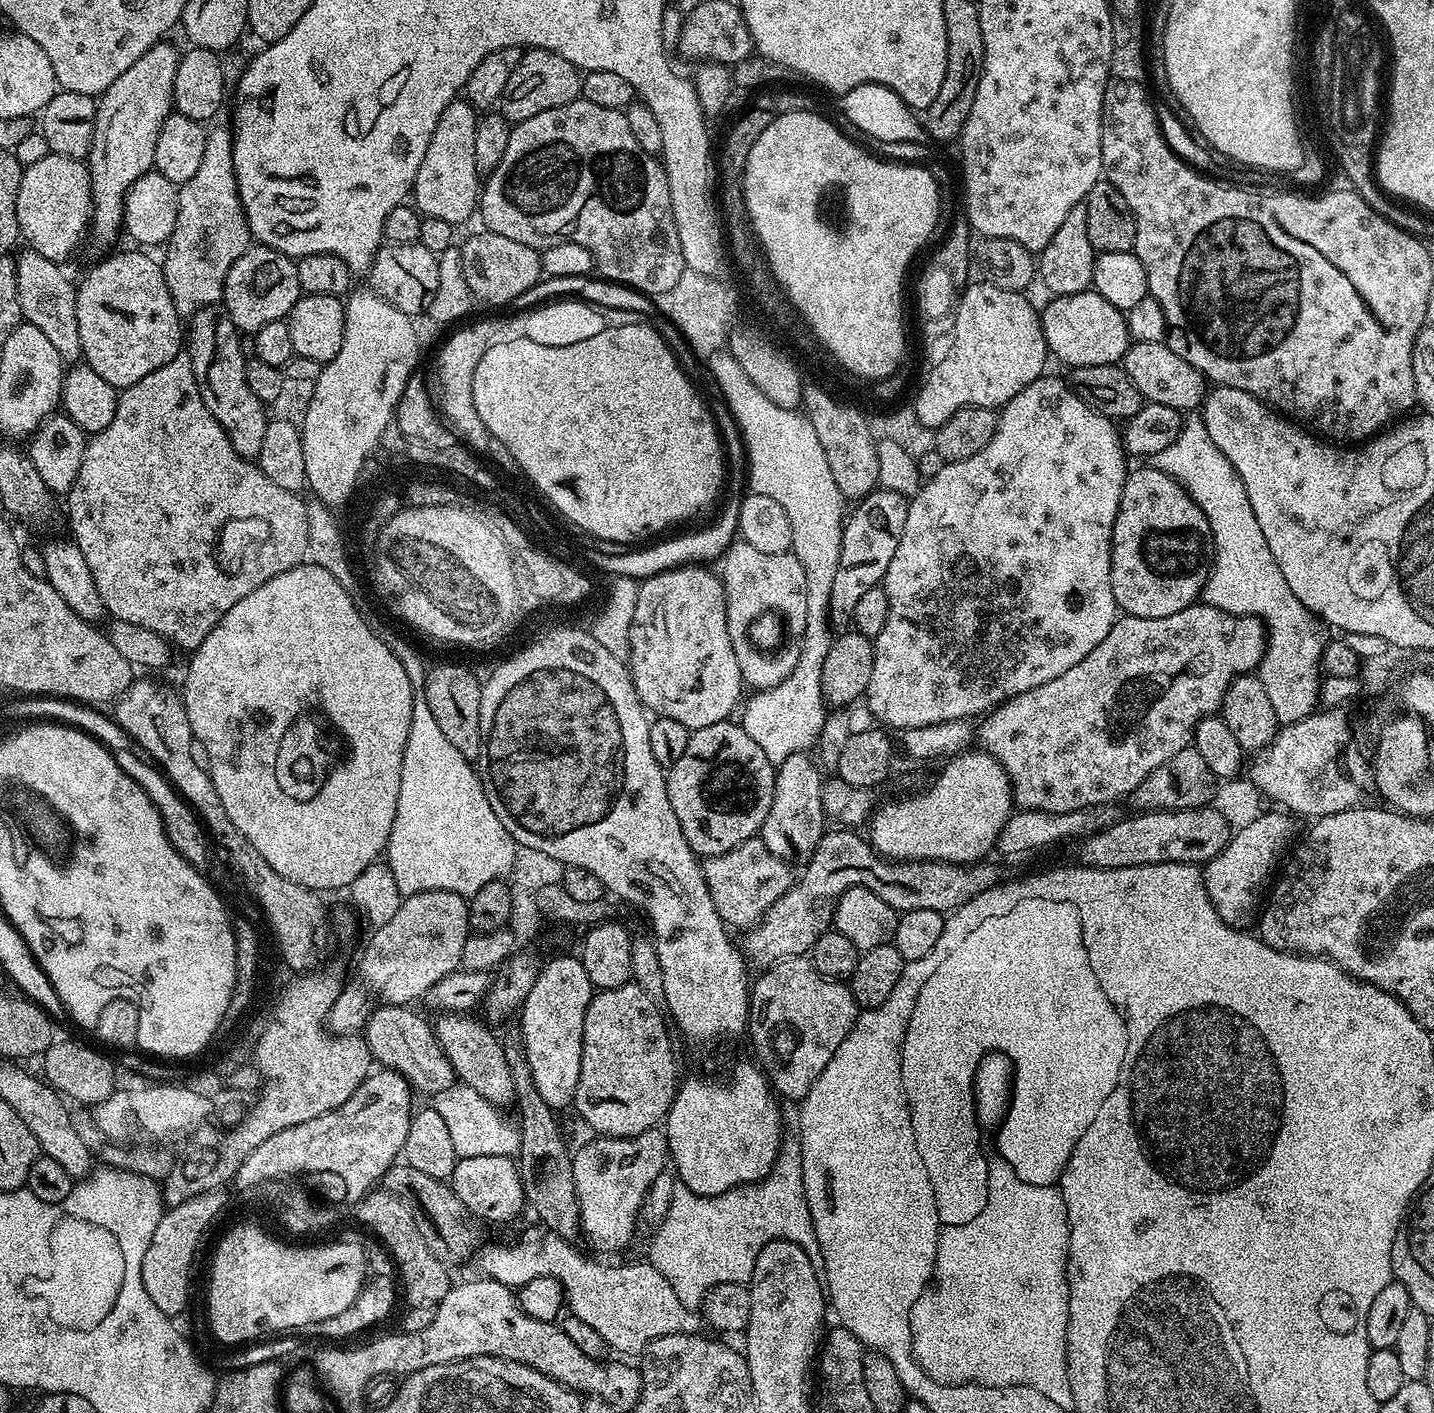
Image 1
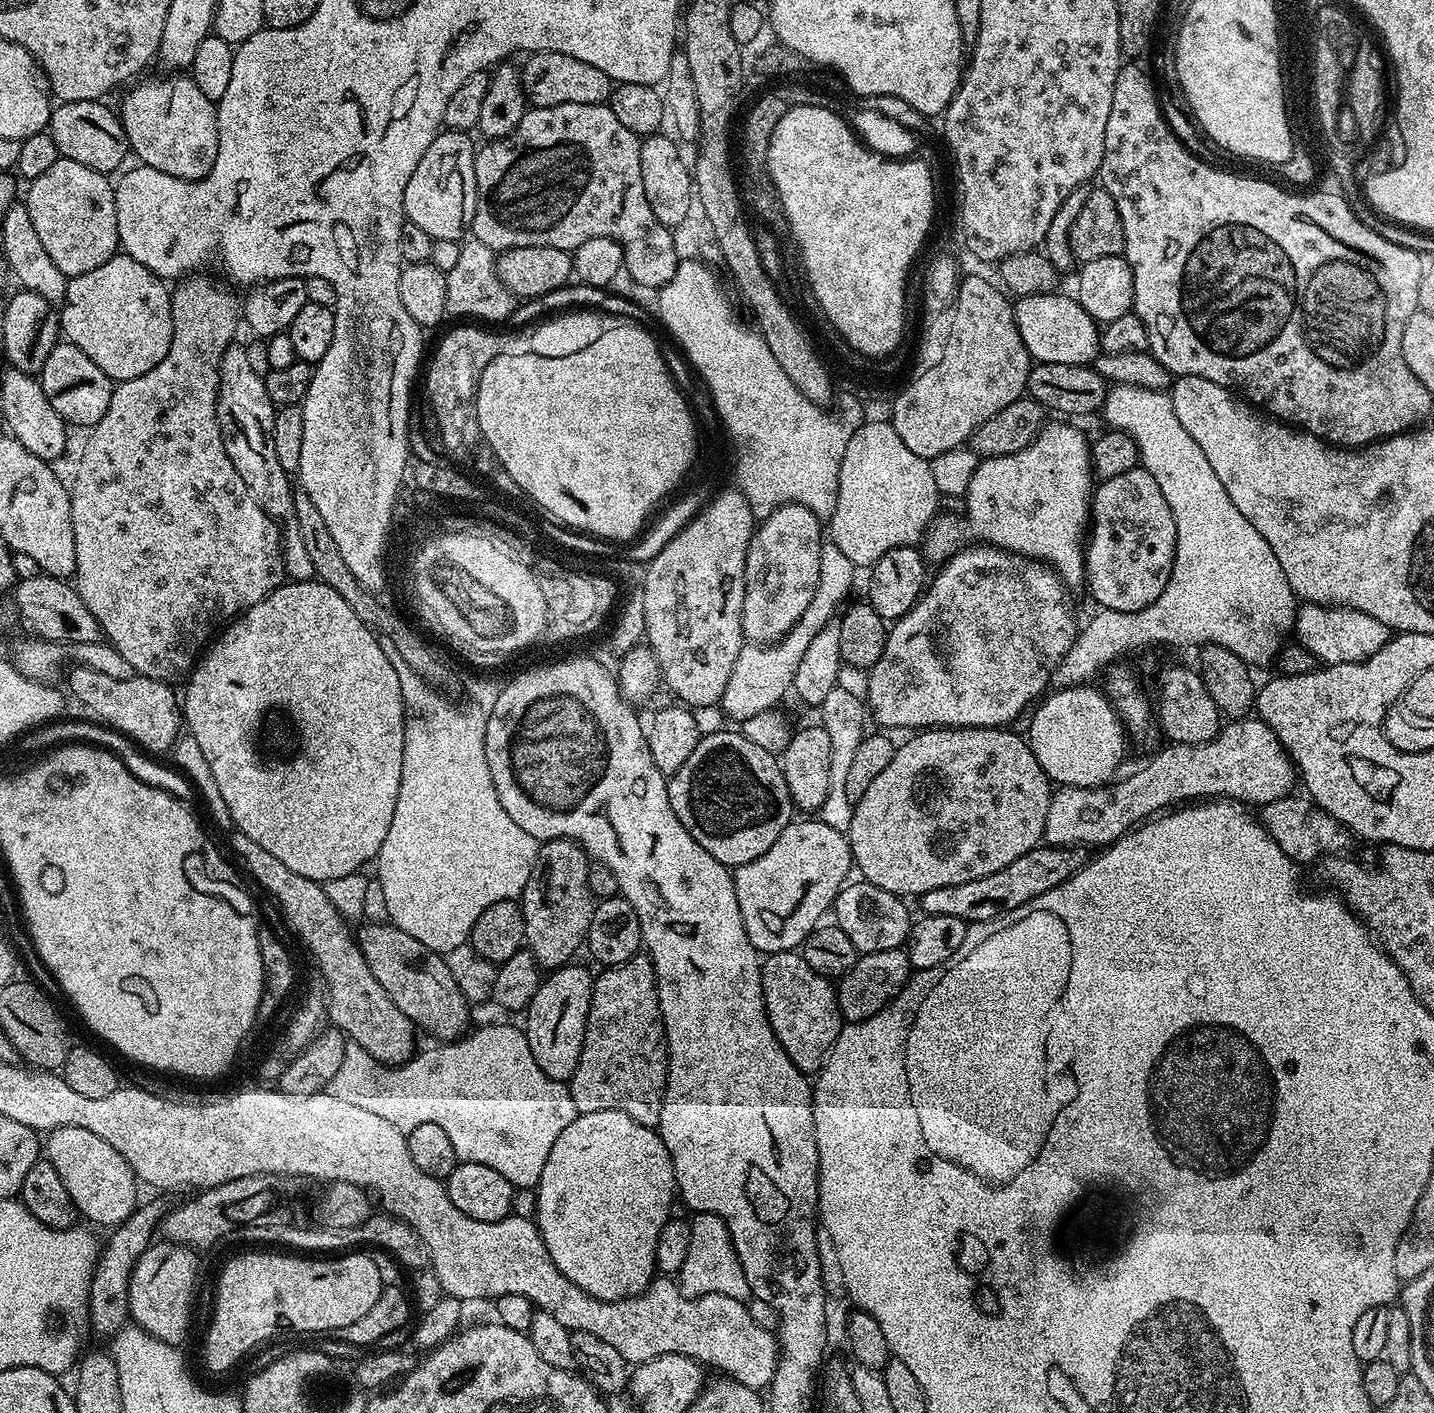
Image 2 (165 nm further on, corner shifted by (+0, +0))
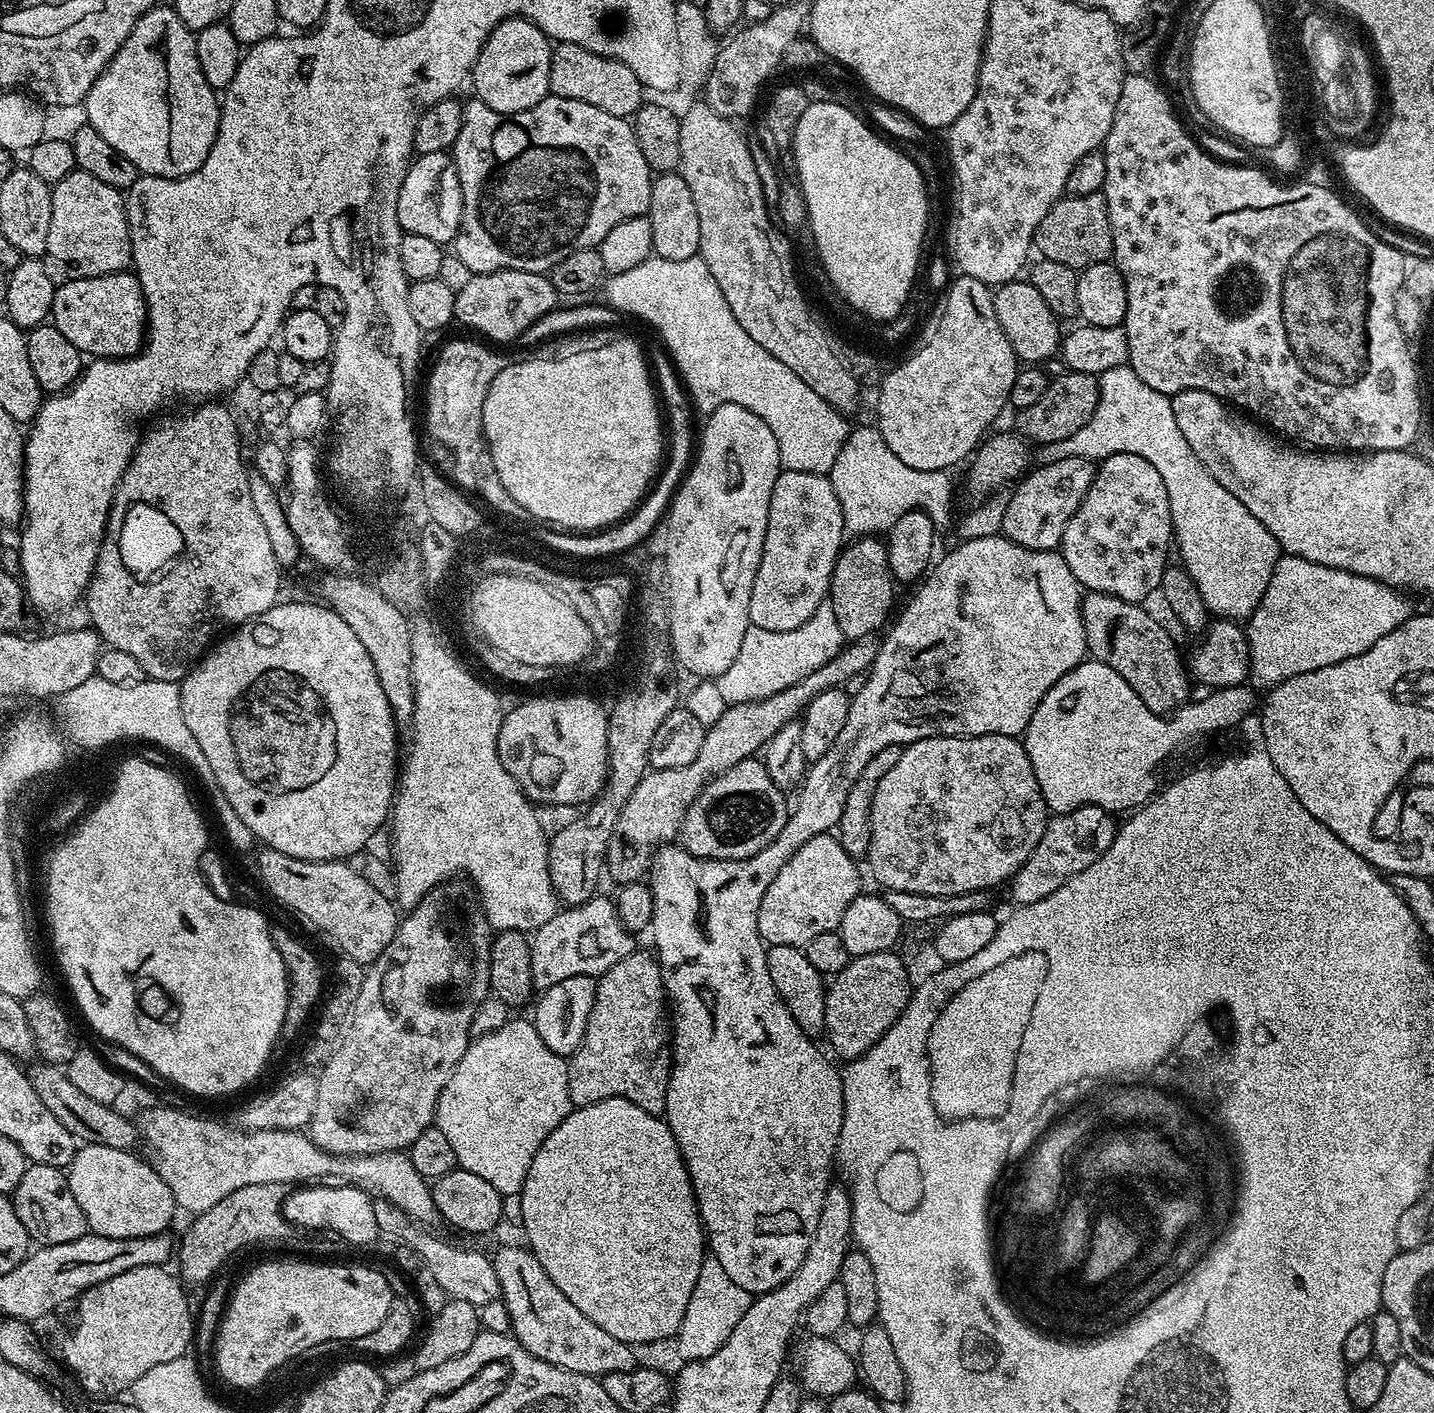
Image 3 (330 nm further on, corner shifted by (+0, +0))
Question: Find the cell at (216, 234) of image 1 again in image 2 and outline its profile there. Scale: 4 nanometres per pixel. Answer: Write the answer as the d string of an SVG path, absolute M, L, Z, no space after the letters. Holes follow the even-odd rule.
M189 274L175 285L177 288L171 289L172 341L170 350L166 350L166 358L162 358L162 362L158 362L154 370L146 370L146 374L138 374L138 378L119 381L113 387L110 406L106 406L106 414L102 414L99 422L87 433L88 441L85 442L84 449L80 452L80 461L76 464L76 477L73 478L72 484L70 480L76 593L80 595L82 602L86 602L86 610L94 614L103 639L116 648L118 654L126 658L126 662L130 662L133 673L165 682L177 682L176 680L180 679L183 681L191 673L202 649L213 639L217 629L247 612L258 602L262 602L262 598L266 598L275 588L280 587L286 576L281 525L264 513L262 506L254 502L250 490L246 490L246 482L238 478L238 470L234 470L234 462L230 462L230 454L226 454L226 446L222 442L222 434L216 421L216 391L220 381L220 363L222 354L226 354L226 350L237 339L236 327L241 327L242 324L242 304L238 296L236 300L235 294L228 292L227 283L219 284L208 276L200 275L204 274Z

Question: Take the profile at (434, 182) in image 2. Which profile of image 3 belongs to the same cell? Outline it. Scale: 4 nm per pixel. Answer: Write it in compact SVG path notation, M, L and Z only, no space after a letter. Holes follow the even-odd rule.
M435 152L434 154L419 154L409 163L408 173L402 182L402 190L398 190L398 222L404 232L410 234L423 234L438 242L441 246L453 243L462 222L462 182L458 178L456 163L452 161L448 152Z

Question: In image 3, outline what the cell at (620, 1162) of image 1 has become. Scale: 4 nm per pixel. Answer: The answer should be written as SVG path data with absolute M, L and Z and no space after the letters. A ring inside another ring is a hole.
M606 1098L602 1102L594 1102L590 1106L573 1107L568 1117L553 1130L542 1142L538 1154L534 1154L534 1162L530 1162L530 1170L526 1174L526 1182L519 1192L522 1200L523 1235L528 1235L527 1247L542 1262L542 1270L550 1274L554 1286L590 1318L590 1322L602 1326L606 1334L614 1334L623 1344L639 1346L639 1344L656 1344L659 1340L671 1341L676 1335L678 1326L686 1314L686 1305L690 1302L690 1294L694 1294L694 1285L698 1283L698 1270L702 1270L702 1262L706 1255L706 1233L700 1220L700 1211L696 1205L696 1195L692 1189L692 1179L686 1170L686 1162L682 1158L682 1150L670 1130L667 1120L646 1114L642 1106L634 1106L626 1098Z

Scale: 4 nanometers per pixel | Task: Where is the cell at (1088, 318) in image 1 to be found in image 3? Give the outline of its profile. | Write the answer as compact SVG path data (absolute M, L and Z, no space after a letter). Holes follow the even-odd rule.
M1017 278L1008 284L999 285L995 289L992 301L994 314L998 314L998 326L1002 326L1010 346L1016 351L1017 361L1044 362L1057 355L1062 344L1061 321L1056 313L1050 310L1042 294L1034 290L1032 283L1027 279Z

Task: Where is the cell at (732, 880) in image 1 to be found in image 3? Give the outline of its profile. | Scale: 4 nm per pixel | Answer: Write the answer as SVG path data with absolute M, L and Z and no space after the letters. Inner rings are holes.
M835 835L814 836L802 842L798 850L774 874L774 882L766 886L758 906L758 930L765 945L781 944L799 948L818 934L835 932L846 914L846 906L861 895L861 865L842 850Z

